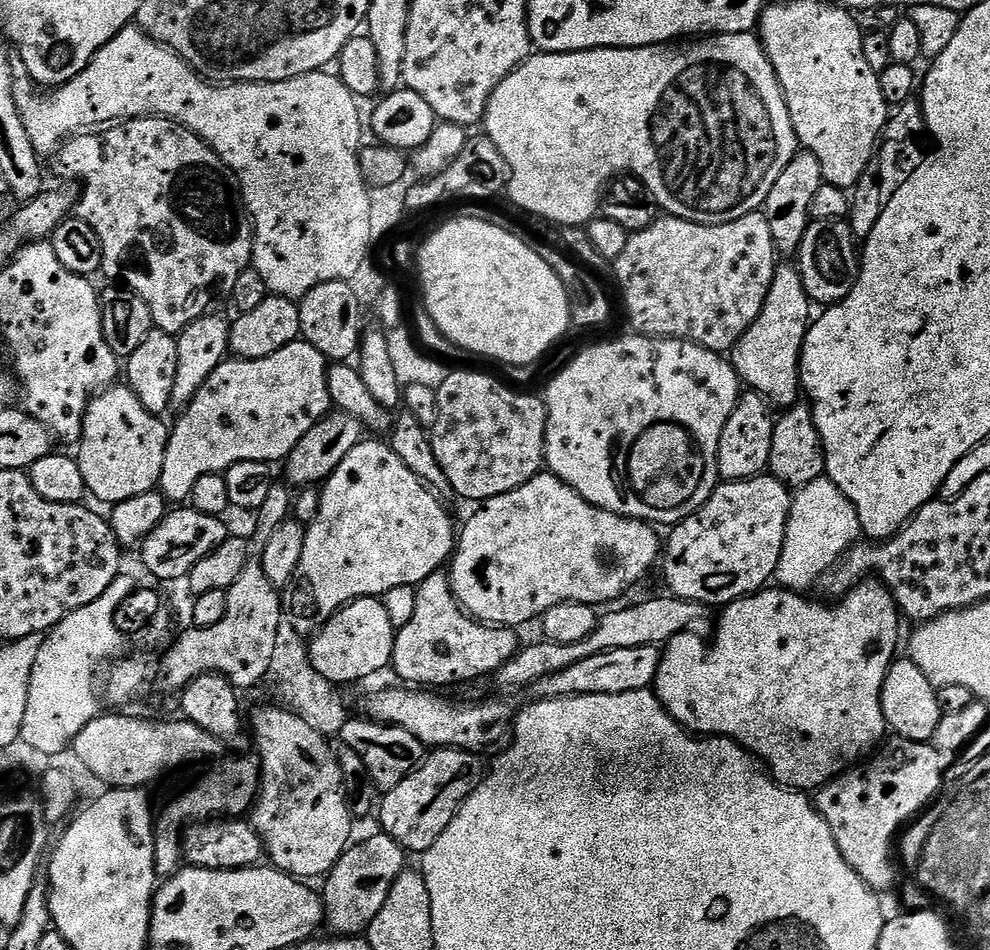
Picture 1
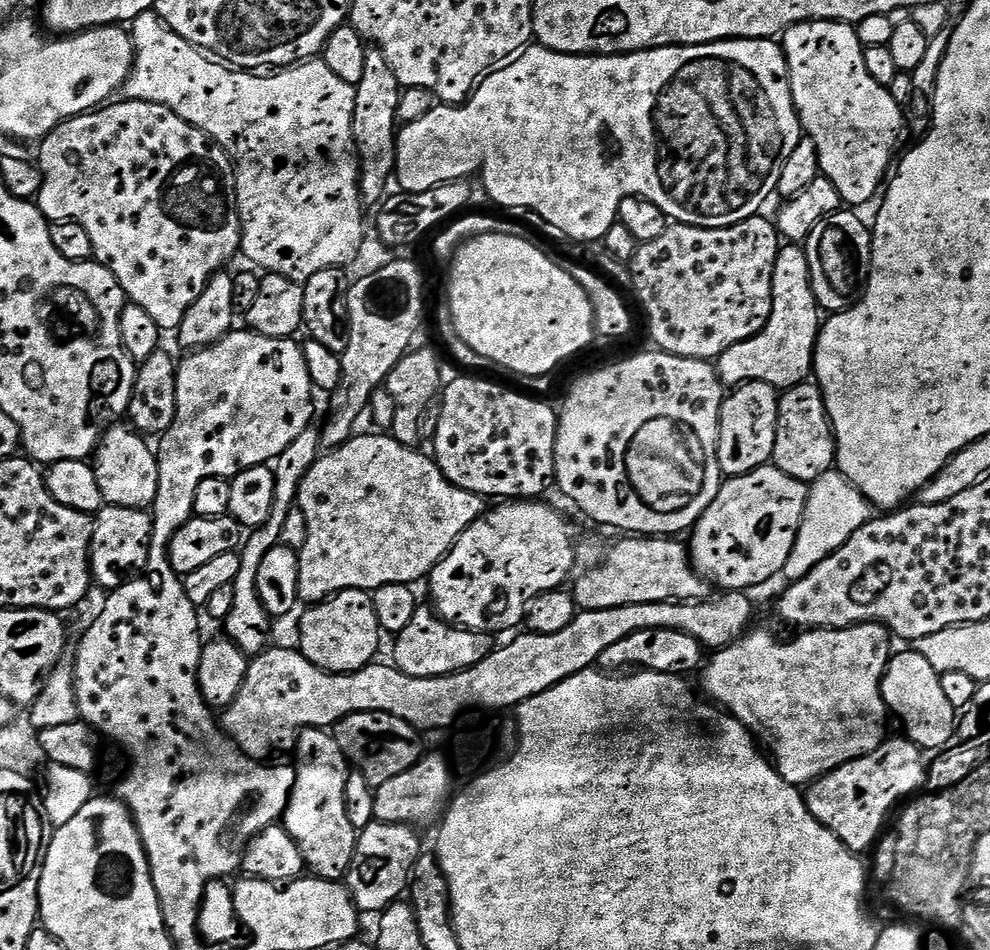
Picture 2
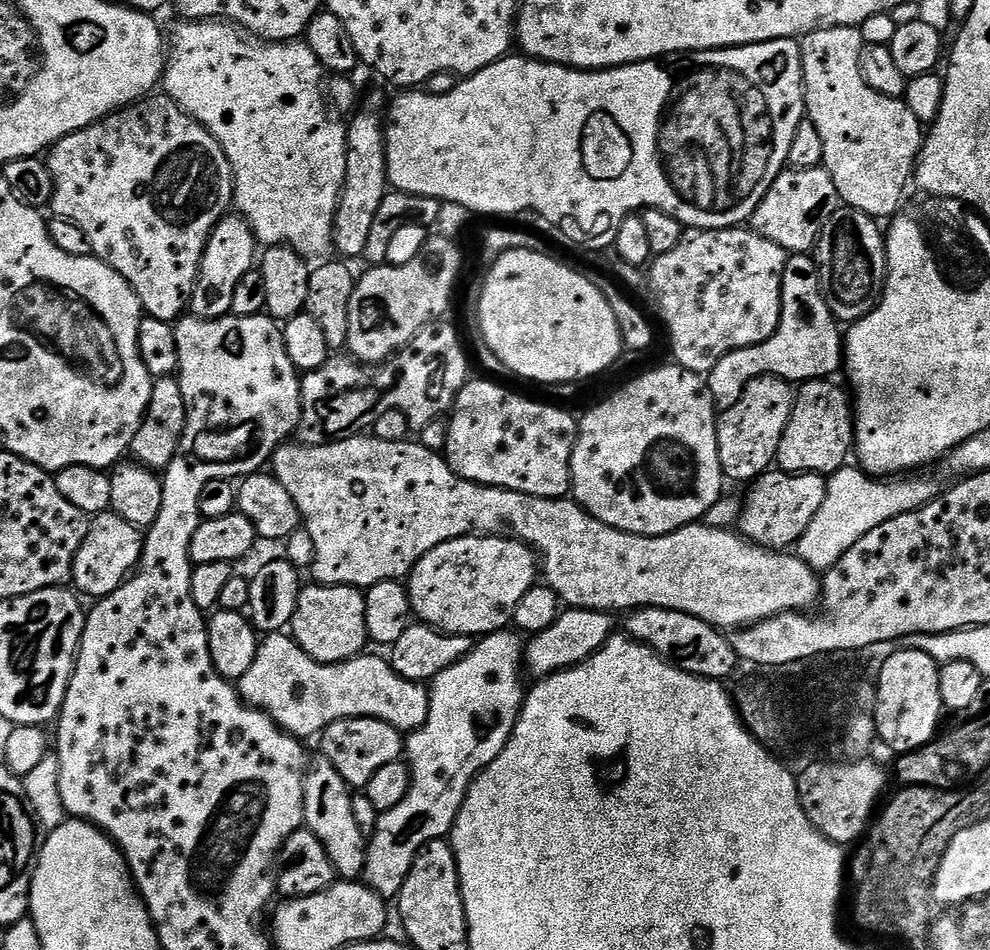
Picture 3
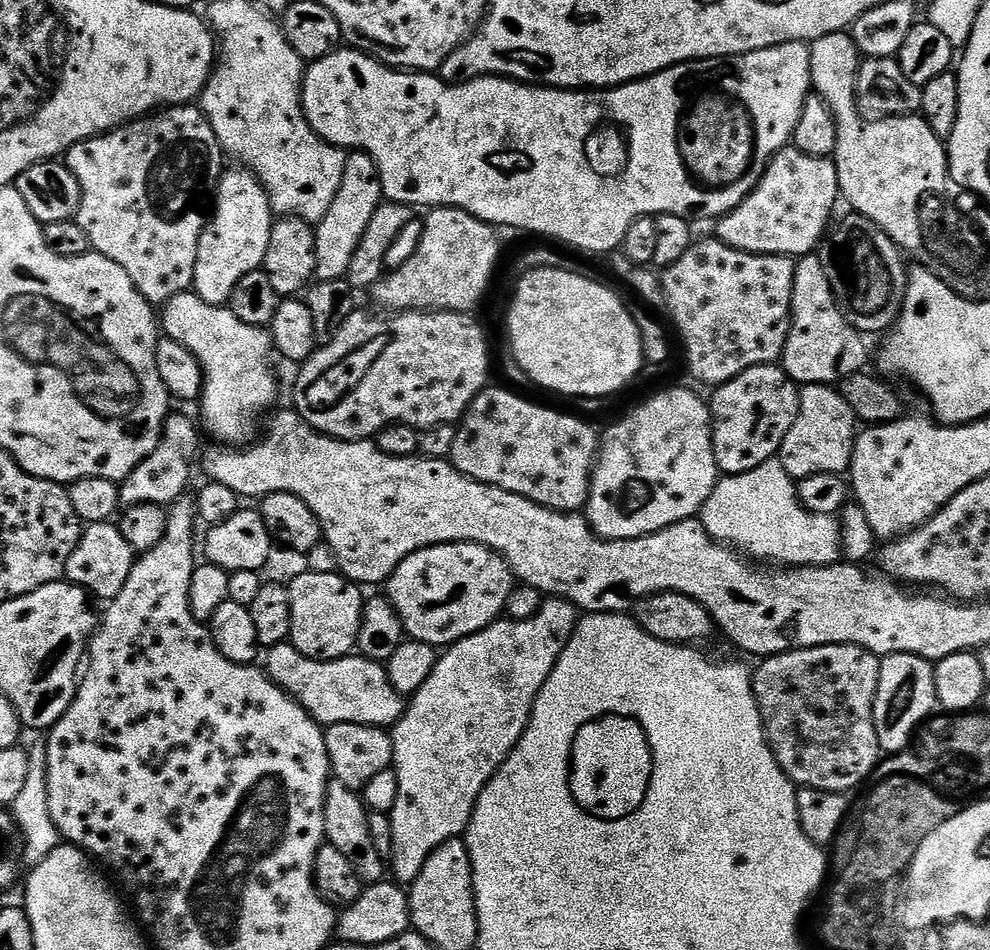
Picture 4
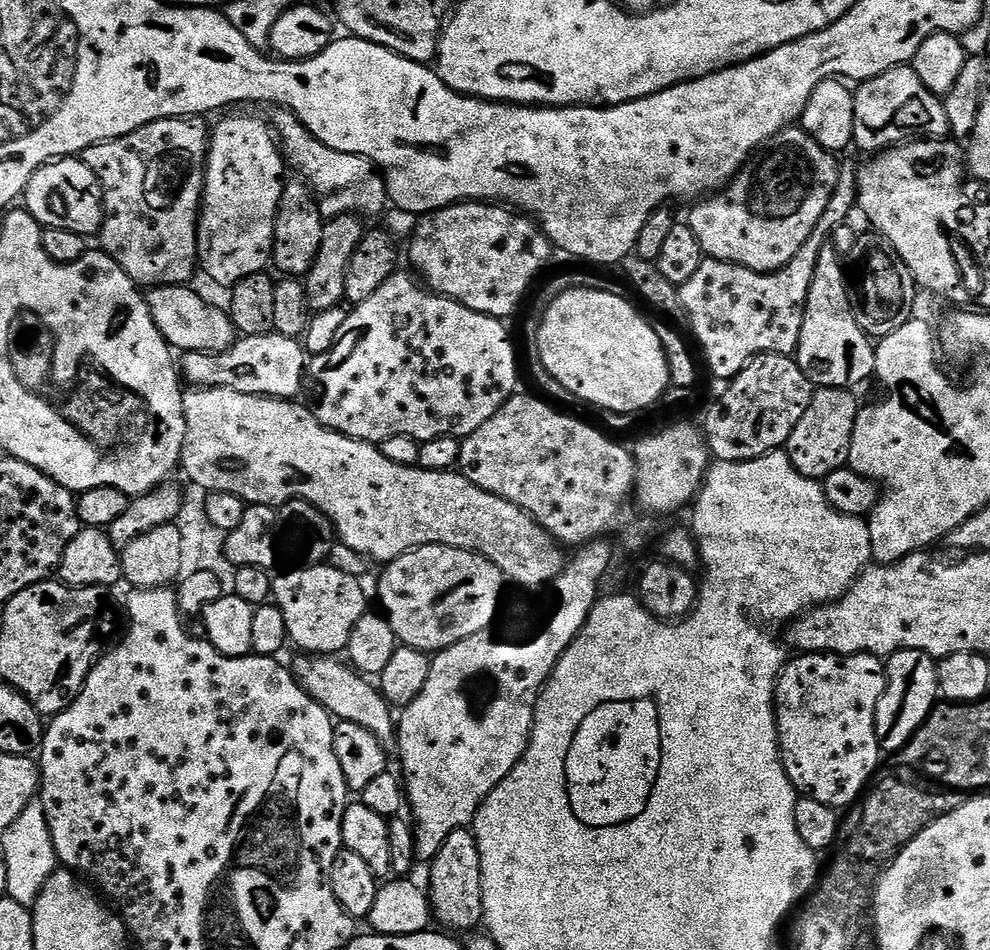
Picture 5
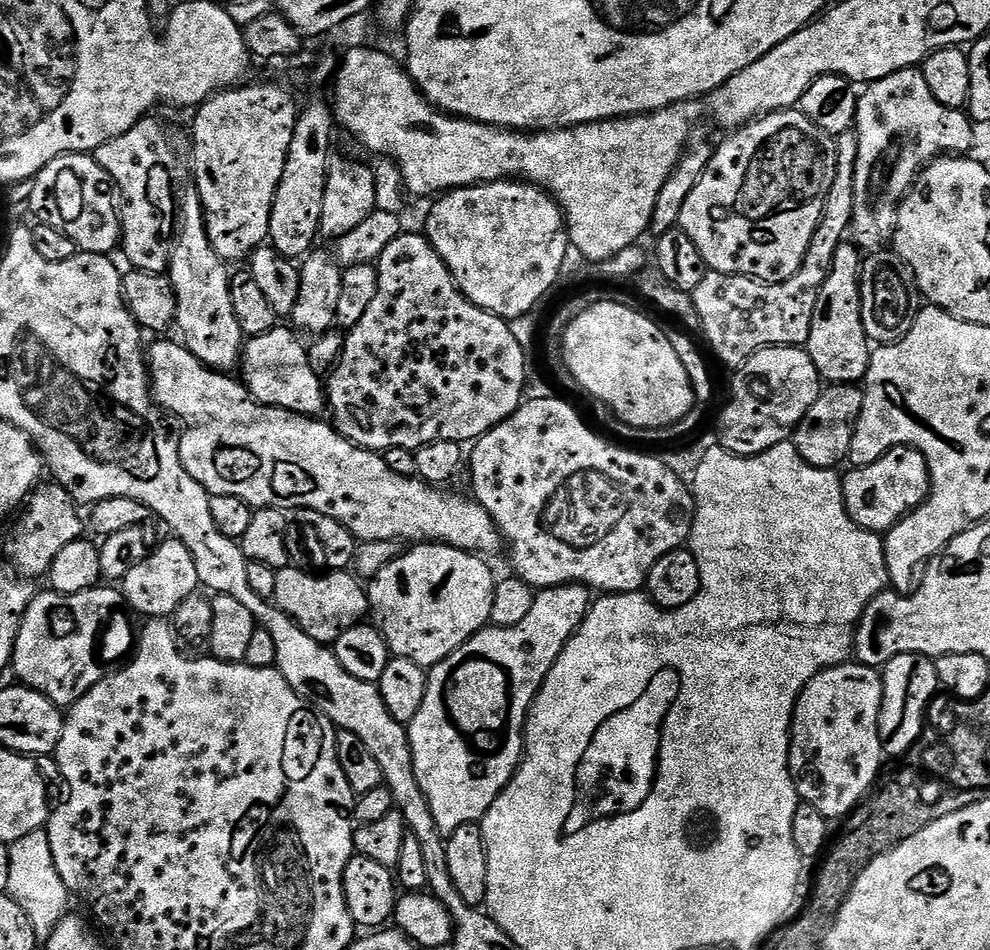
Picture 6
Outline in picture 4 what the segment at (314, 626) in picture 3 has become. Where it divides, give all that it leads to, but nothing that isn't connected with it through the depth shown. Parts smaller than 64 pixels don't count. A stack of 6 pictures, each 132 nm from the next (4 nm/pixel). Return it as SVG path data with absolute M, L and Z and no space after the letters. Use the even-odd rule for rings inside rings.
M301 570L287 585L290 594L290 642L310 660L340 660L353 655L362 626L364 601L361 585L339 571L318 574Z

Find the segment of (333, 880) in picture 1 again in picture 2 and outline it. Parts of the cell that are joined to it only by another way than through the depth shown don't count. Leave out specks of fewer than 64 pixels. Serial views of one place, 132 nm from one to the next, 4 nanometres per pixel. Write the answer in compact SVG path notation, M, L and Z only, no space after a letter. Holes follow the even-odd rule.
M373 822L358 832L356 853L352 859L352 865L348 867L346 887L352 893L352 901L361 913L373 912L373 914L379 914L385 908L397 903L403 897L400 896L403 892L405 895L406 889L413 879L416 862L422 855L420 840L416 837L416 832L415 827L407 824L382 824L379 822Z

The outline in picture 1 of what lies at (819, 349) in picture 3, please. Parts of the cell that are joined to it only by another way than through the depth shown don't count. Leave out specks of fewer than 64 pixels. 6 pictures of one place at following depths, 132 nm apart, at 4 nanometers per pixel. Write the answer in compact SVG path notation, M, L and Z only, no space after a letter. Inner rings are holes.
M781 263L774 274L770 294L766 294L762 314L758 314L750 330L742 334L730 353L730 363L741 381L751 391L759 392L769 405L780 410L791 408L802 396L800 351L814 316L812 308L814 304L806 294L799 267L795 263Z

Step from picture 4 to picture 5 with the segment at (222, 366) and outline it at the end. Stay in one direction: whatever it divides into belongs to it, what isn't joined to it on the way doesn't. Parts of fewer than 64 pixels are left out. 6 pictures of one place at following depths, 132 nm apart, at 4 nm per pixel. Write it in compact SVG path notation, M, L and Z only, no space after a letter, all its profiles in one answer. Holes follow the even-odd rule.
M167 284L161 288L147 289L148 309L162 334L173 349L186 352L224 352L238 339L236 327L223 307L211 308L192 286Z

